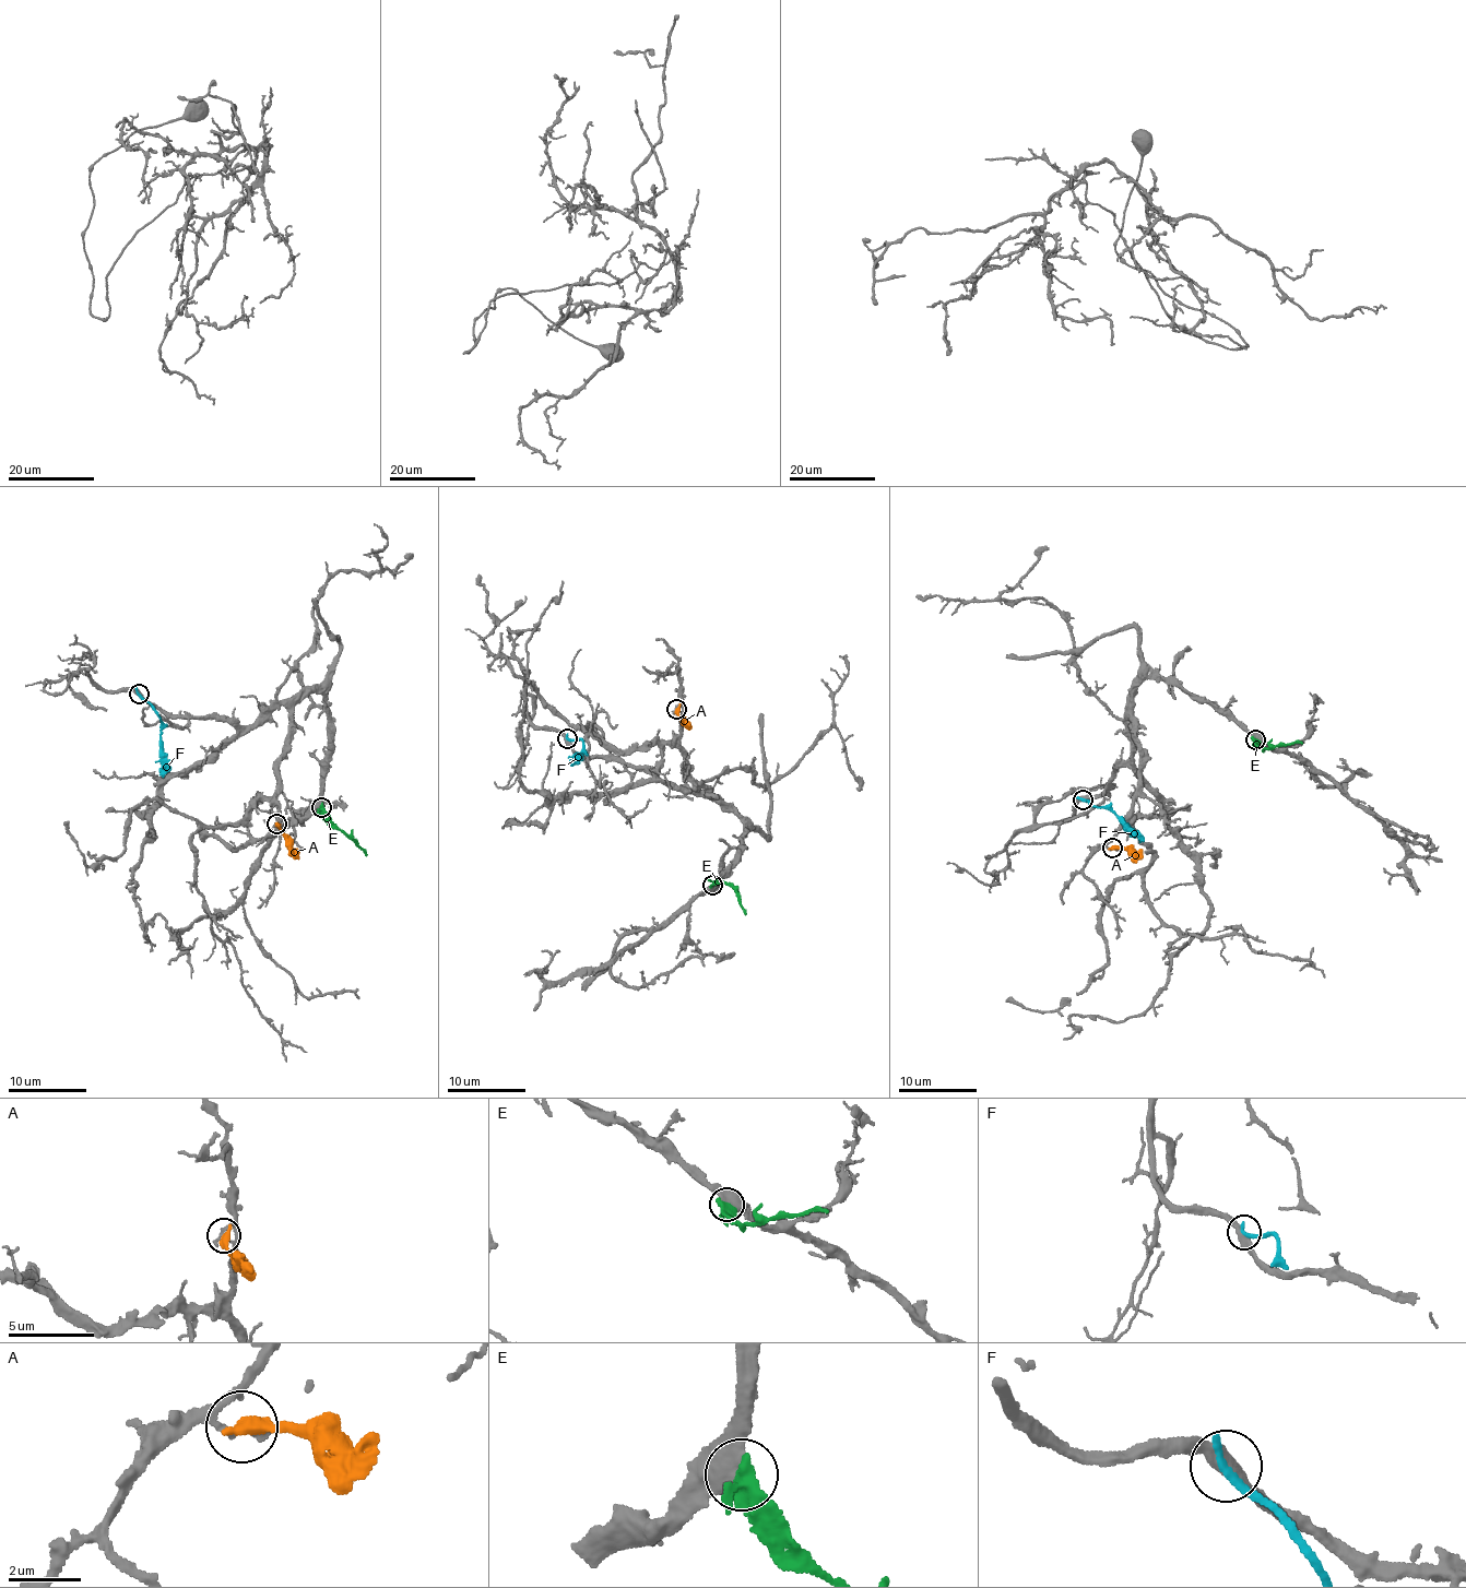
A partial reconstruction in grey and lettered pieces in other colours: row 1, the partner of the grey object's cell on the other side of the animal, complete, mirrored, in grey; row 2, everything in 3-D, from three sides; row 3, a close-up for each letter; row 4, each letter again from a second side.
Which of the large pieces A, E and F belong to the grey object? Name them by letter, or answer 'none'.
E

